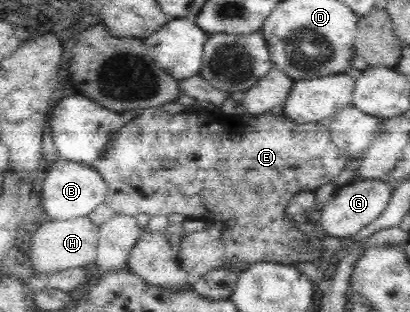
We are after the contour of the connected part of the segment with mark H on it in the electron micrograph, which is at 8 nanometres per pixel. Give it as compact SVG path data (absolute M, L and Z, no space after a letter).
M76 218L76 220L54 220L54 222L46 222L42 224L34 234L32 234L32 246L26 246L30 248L30 254L26 254L31 265L33 266L33 275L48 276L48 274L56 274L67 268L77 267L80 265L93 266L96 255L97 255L97 244L98 244L98 228L88 220L88 218Z

